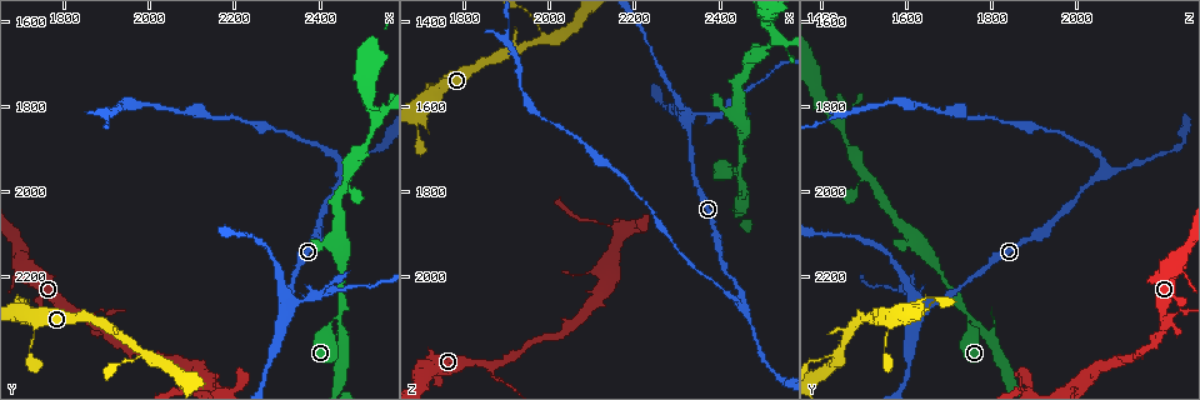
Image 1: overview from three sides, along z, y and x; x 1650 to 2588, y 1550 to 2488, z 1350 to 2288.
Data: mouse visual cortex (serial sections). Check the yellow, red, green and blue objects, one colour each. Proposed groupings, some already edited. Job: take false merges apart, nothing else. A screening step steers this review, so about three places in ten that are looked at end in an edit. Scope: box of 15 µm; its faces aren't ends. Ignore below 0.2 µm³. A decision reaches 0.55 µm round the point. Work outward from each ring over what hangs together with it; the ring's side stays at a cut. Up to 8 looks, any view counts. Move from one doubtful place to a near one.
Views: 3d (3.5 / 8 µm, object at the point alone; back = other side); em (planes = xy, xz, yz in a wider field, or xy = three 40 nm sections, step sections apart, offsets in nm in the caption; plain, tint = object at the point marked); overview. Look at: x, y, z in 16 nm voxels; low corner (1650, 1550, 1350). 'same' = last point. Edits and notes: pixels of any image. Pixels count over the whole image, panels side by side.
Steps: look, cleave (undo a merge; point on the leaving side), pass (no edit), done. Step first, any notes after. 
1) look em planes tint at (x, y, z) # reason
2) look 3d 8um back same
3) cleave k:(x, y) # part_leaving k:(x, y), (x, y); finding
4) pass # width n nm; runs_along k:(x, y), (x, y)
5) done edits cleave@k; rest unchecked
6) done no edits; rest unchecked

look 3d 3.5um at (2455, 1945, 2060) # thick turns thin

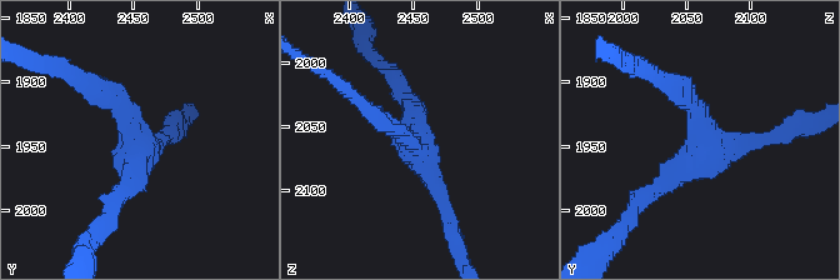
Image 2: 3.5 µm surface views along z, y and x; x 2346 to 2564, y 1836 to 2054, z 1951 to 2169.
look em xy step 3 tint at (2450, 1952, 2066) # arms 3; arm_widths 200, 200, 250 nm; shape alone is not enough

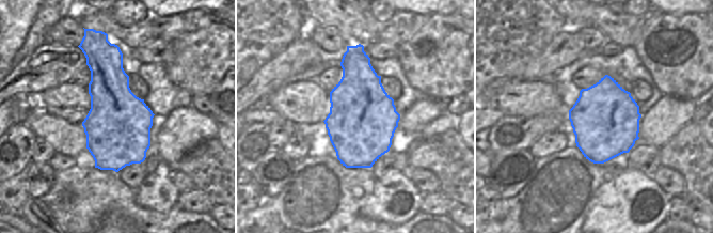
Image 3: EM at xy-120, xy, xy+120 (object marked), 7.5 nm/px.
pass # runs_along 2:(644, 200), (704, 150), (673, 81); one cell here

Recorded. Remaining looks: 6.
look 3d 8um at (2440, 2290, 1750) # three arms meet

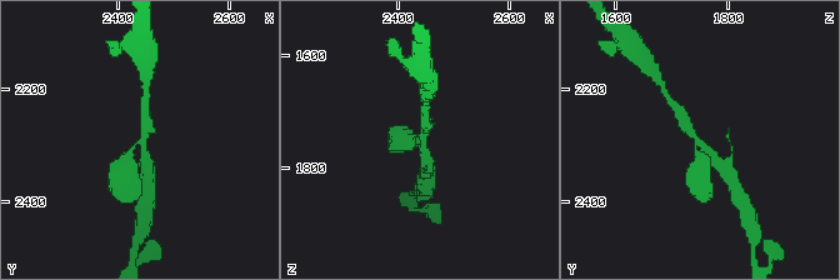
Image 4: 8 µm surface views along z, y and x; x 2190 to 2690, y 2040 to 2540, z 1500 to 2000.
look em xy step 2 tint at (2440, 2290, 1745) # arms 3; arm_widths 300, 350, 600 nm; need the tissue

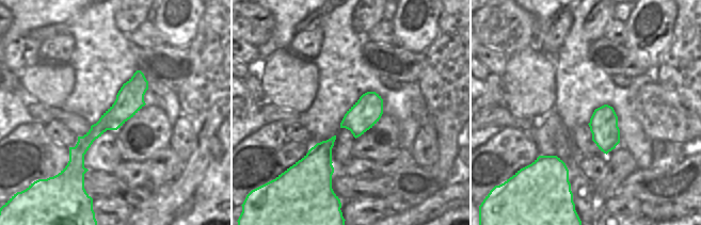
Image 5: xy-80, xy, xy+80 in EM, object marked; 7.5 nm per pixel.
pass # width 220 nm; runs_along 4:(121, 169), (145, 136), (145, 110); all the same cell

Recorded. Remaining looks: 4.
look 3d 3.5um at (2320, 2265, 1650) # small branch off a trunk

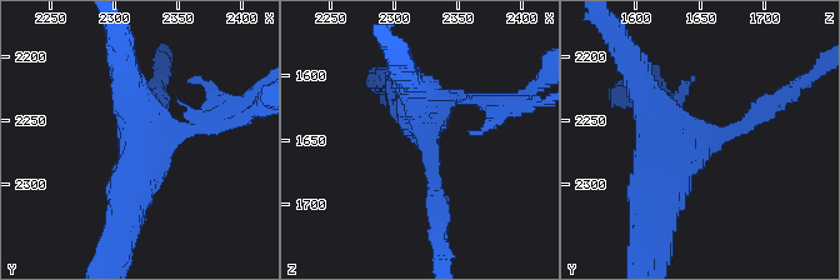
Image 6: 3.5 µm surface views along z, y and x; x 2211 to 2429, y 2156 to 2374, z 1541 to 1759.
look em xy step 3 tint at (2326, 2268, 1648) # arms 4; arm_widths 150, 200, 350, 450 nm

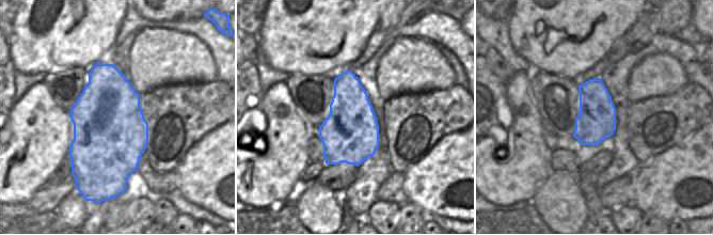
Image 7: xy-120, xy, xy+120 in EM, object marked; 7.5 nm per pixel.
pass # runs_along 6:(749, 121), (673, 140), (656, 221); one cell here

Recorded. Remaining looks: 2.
look em xy step 5 tint at (1985, 2385, 1445) # sharp bend

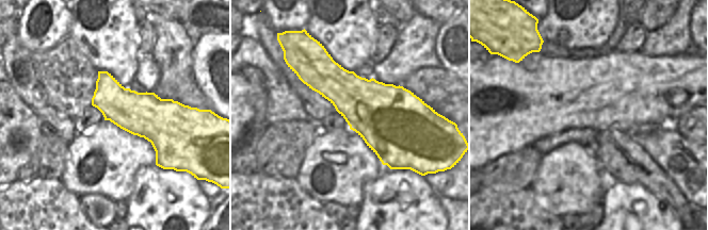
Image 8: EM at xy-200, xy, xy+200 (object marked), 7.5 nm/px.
look 3d 3.5um same

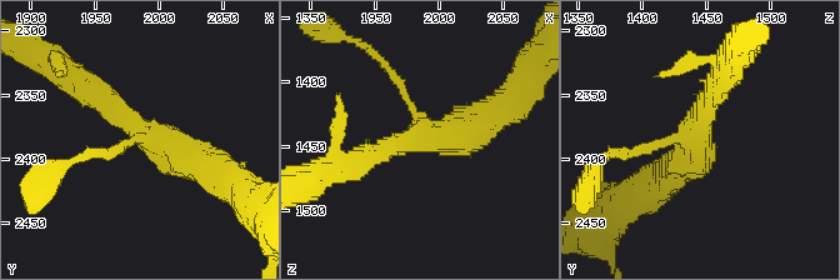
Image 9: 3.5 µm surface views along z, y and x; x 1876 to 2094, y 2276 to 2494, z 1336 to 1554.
pass # arms 3; runs_along 9:(78, 79), (143, 133), (211, 168); all the same cell

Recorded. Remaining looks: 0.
done no edits; rest unchecked

